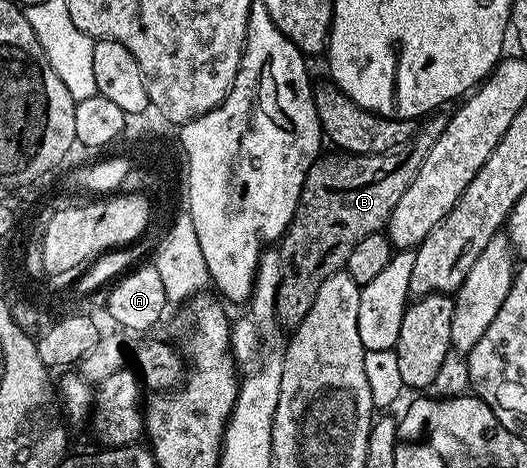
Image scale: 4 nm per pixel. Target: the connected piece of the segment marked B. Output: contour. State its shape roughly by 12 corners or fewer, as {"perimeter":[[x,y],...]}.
{"perimeter":[[442,137],[321,154],[279,240],[276,317],[295,329],[354,245],[384,231]]}

